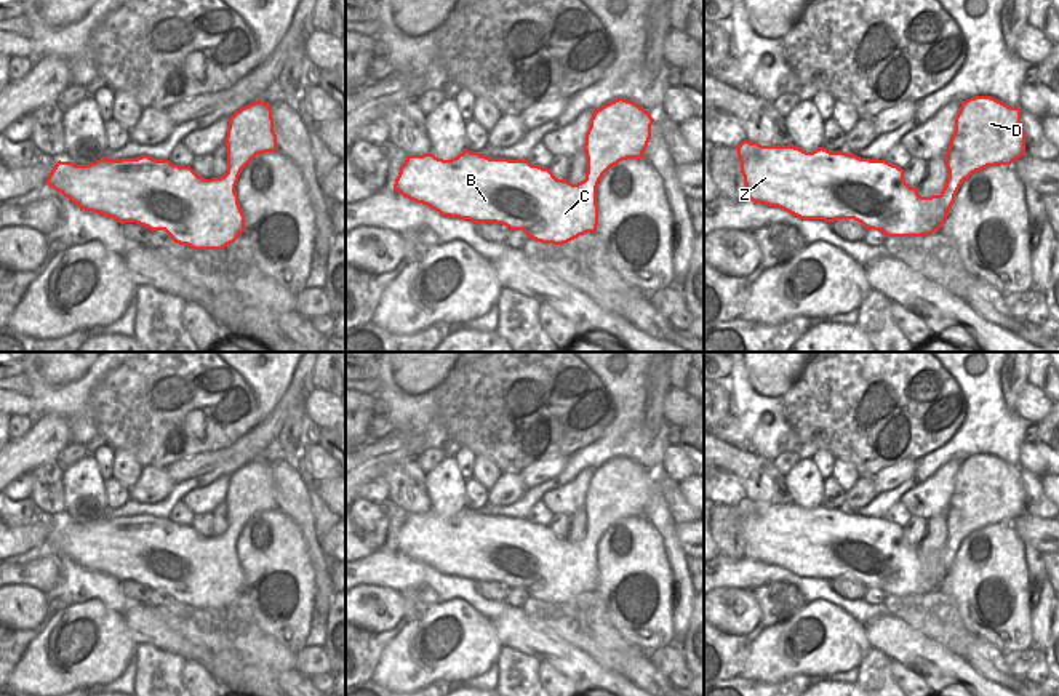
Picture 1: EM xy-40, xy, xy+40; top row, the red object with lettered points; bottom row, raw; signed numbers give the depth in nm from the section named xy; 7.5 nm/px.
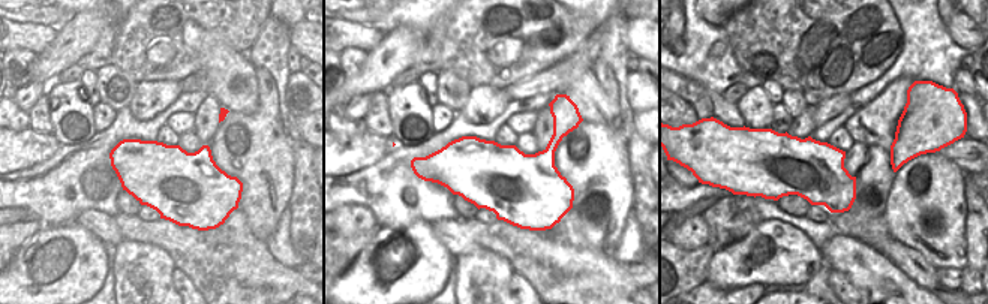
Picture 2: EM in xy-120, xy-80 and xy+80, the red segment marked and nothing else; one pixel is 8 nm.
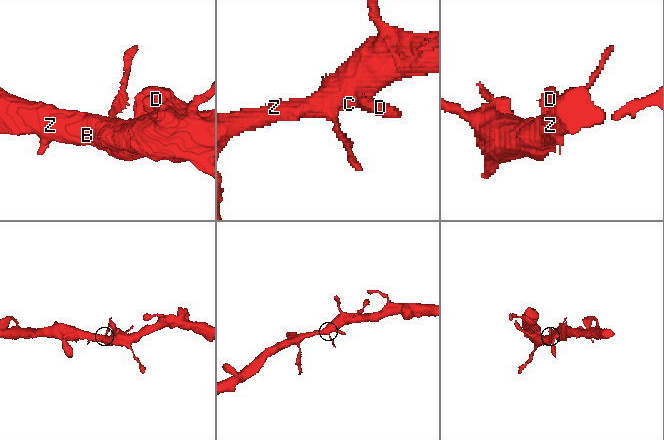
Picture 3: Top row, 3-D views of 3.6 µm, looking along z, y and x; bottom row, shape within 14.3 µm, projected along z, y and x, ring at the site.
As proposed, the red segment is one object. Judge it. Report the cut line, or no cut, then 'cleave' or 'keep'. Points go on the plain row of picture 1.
no cut; keep

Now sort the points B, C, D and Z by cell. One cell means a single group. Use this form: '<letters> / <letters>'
B C D Z

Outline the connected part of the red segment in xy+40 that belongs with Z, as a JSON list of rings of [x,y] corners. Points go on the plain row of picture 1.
[[[974,454],[961,461],[955,475],[955,490],[945,512],[949,536],[939,554],[921,555],[910,546],[904,528],[886,518],[861,517],[854,512],[830,510],[819,506],[806,510],[792,504],[761,504],[742,499],[736,504],[745,557],[777,565],[800,578],[854,578],[867,589],[881,589],[886,595],[921,595],[942,586],[955,560],[955,554],[973,531],[987,525],[1011,523],[1025,514],[1025,490],[1021,467],[992,454]]]

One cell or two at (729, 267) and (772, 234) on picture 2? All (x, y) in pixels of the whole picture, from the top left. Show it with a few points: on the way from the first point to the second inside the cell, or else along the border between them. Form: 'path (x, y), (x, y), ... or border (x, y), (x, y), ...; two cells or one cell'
path (739, 259), (762, 238); one cell

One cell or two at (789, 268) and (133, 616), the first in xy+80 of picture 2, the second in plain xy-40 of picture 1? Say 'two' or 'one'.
two

